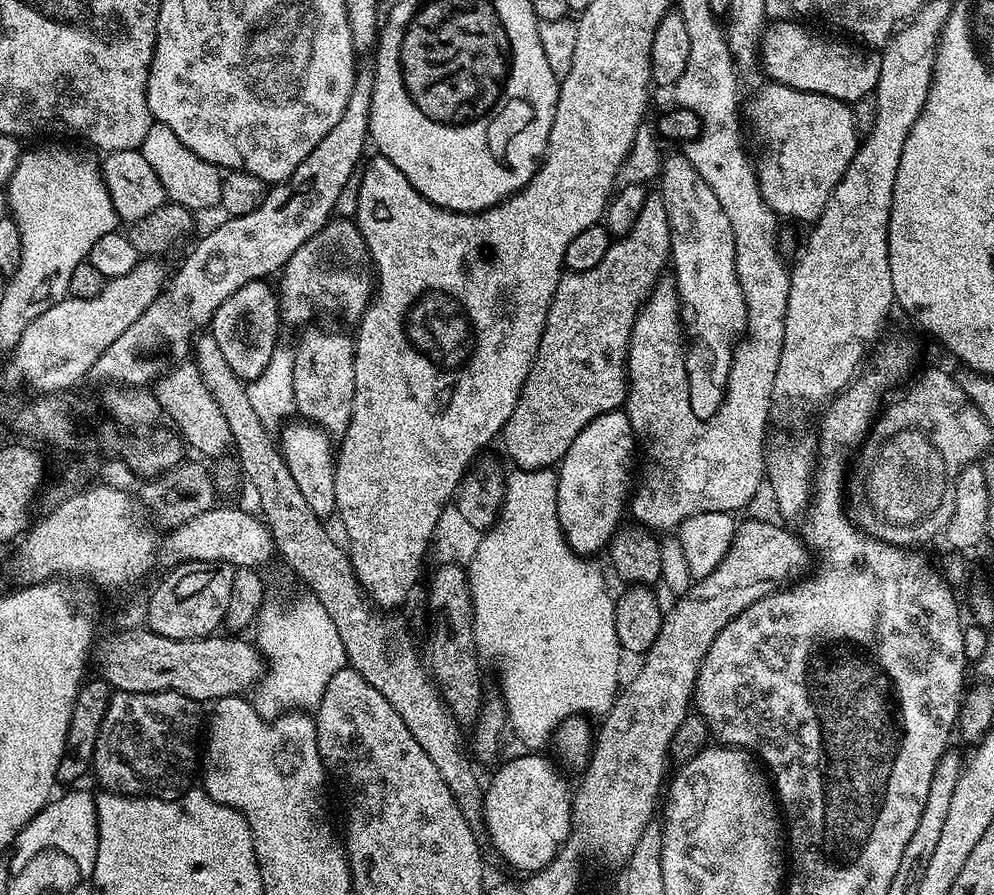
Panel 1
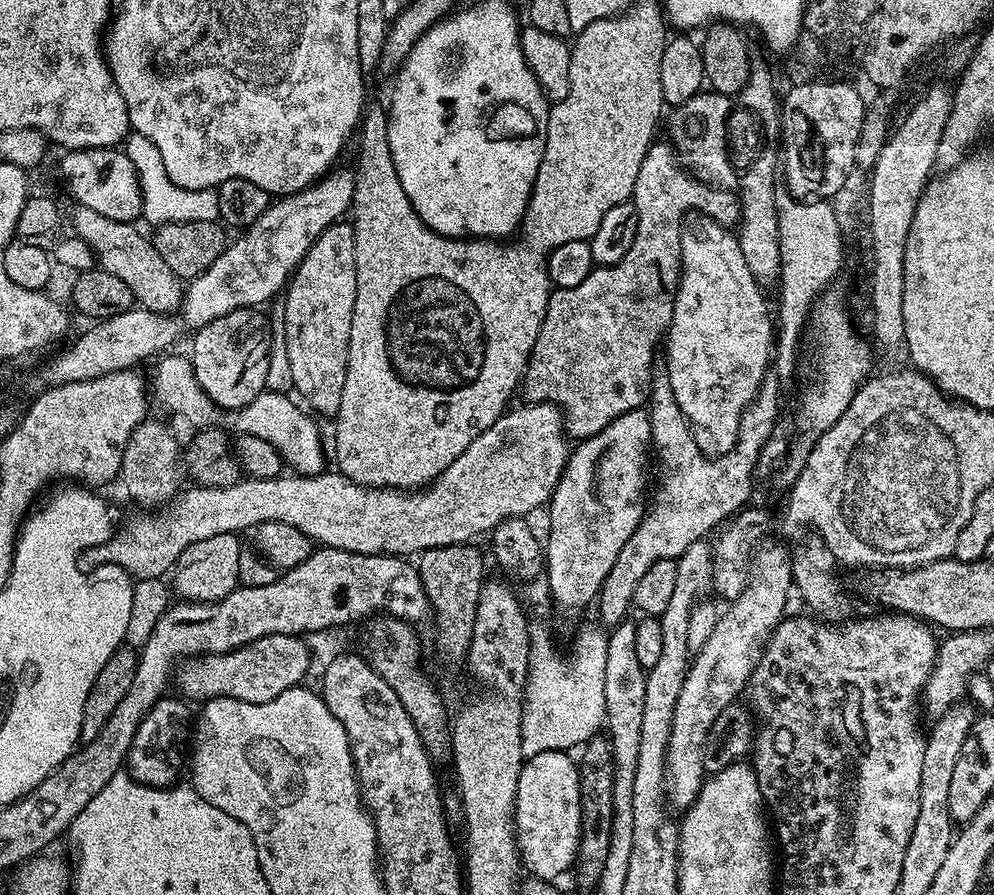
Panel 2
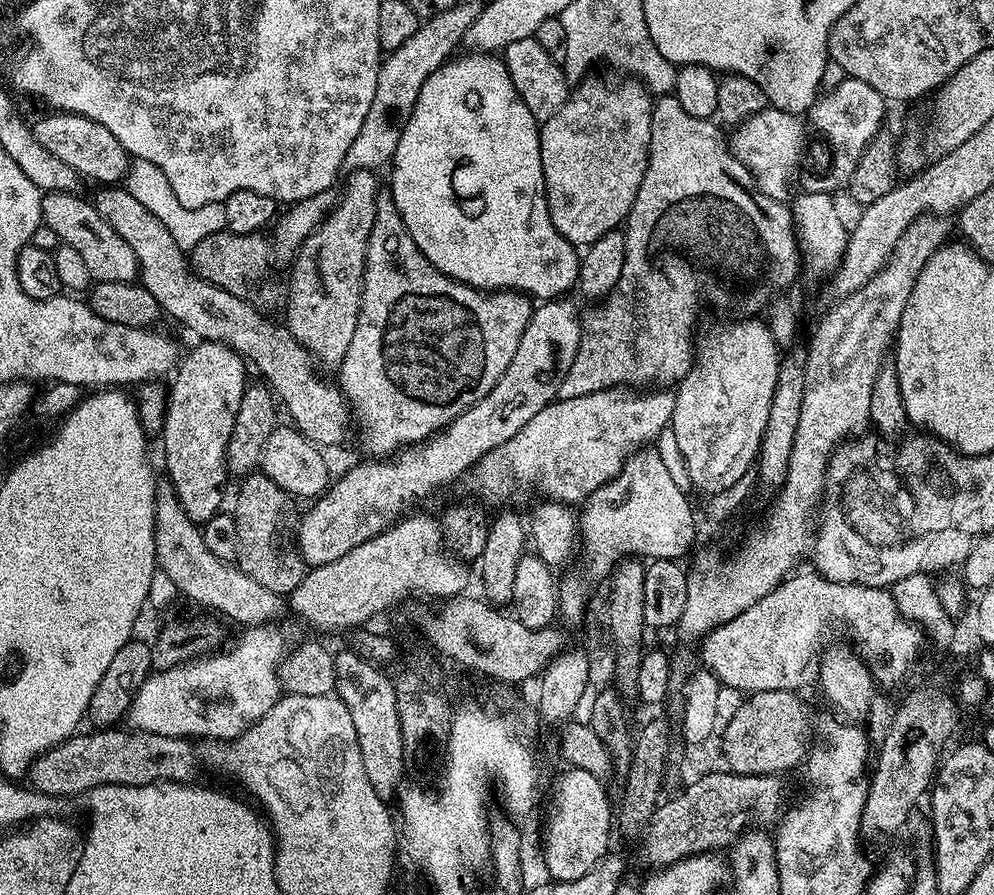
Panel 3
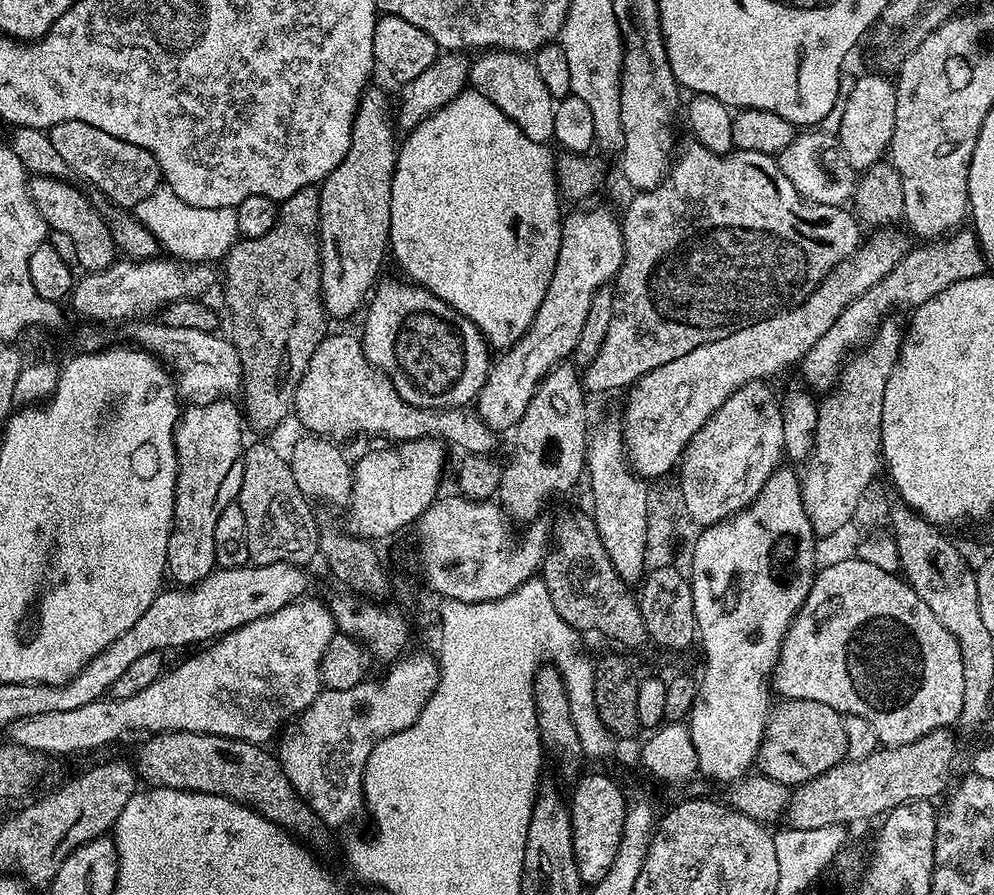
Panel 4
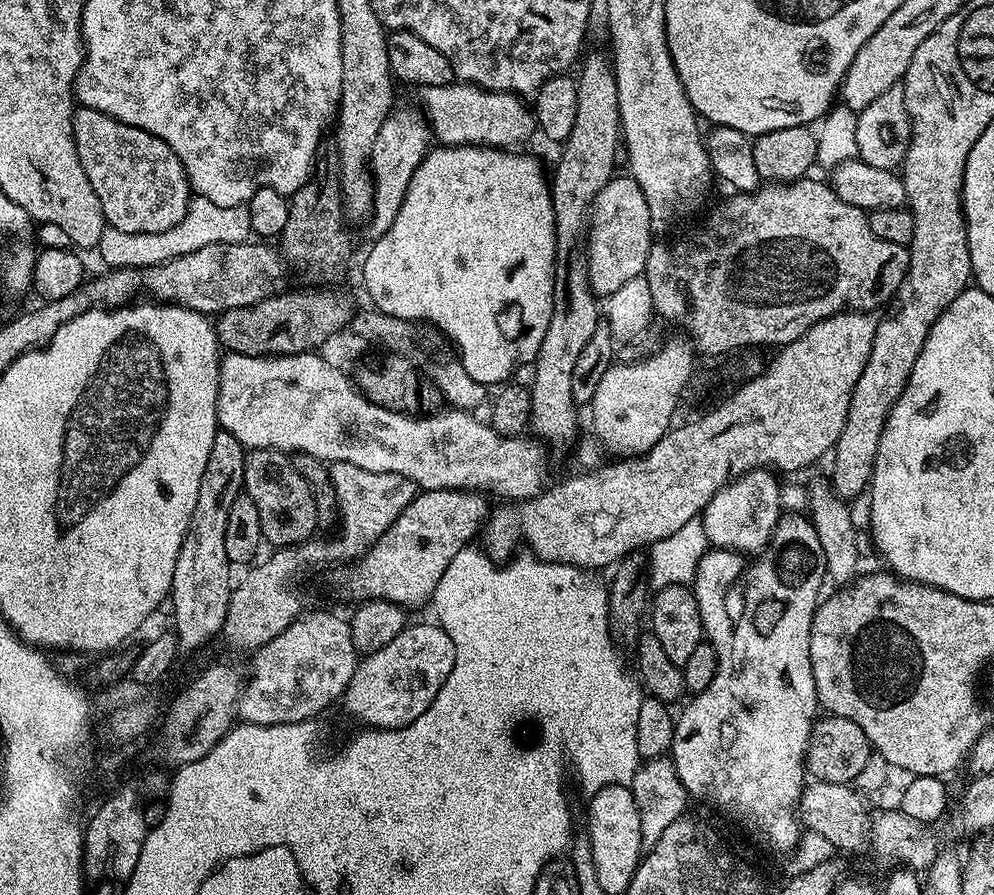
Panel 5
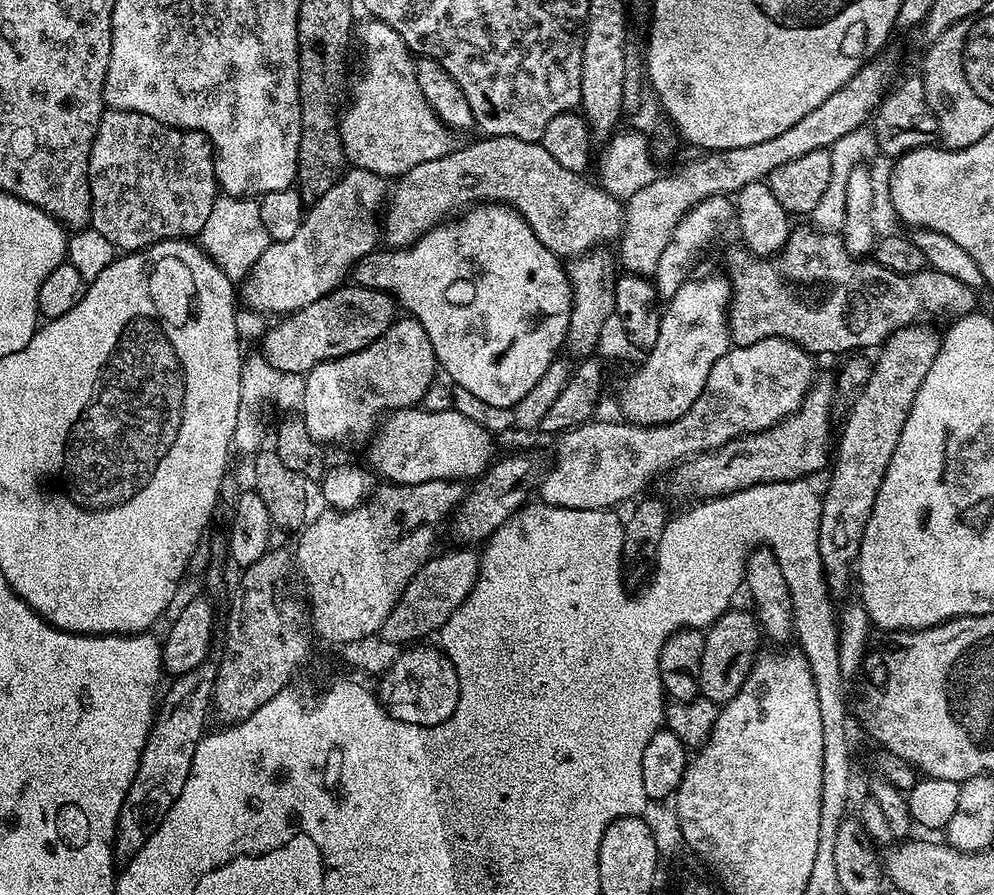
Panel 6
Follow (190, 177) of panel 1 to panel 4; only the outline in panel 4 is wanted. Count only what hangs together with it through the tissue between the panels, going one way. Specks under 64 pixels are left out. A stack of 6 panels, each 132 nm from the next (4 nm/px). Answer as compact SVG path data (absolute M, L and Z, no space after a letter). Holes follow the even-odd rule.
M166 186L156 188L150 198L142 198L142 202L136 204L134 215L139 224L154 234L161 249L185 262L223 261L224 255L241 239L235 208L190 206L190 202L182 202L182 198Z

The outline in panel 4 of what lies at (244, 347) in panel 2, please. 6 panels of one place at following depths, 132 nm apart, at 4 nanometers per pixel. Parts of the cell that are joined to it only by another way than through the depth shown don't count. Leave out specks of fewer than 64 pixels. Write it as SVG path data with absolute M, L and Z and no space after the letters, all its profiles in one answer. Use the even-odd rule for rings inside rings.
M232 398L185 407L176 421L178 478L166 572L176 579L173 581L177 585L194 586L217 567L214 526L222 510L240 494L246 447L243 428L246 428L246 417L241 405Z

